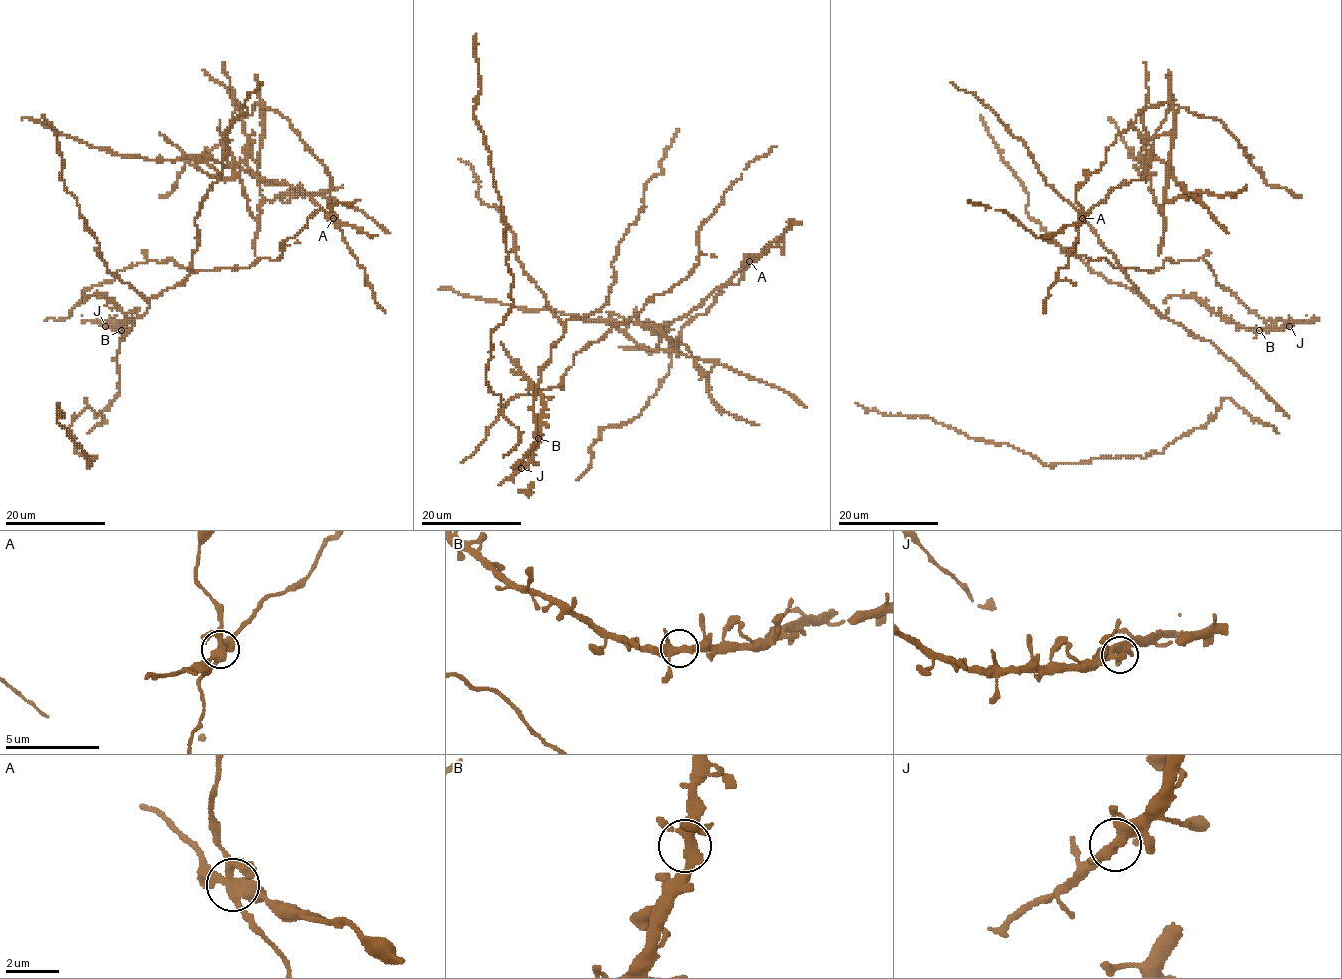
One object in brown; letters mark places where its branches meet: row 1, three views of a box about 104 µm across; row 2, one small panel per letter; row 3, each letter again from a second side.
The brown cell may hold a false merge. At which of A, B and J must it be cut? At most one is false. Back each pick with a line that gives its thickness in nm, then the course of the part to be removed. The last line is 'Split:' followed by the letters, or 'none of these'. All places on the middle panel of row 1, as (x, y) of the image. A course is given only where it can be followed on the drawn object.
A: 400 nm | (749, 261), (727, 285), (661, 327), (607, 322), (648, 349), (706, 359), (777, 386), (806, 408)
Split: A

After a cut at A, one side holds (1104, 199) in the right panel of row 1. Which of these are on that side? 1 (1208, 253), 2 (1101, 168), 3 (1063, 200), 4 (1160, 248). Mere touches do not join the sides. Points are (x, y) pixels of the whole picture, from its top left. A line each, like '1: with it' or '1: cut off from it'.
1: cut off from it
2: cut off from it
3: cut off from it
4: with it

